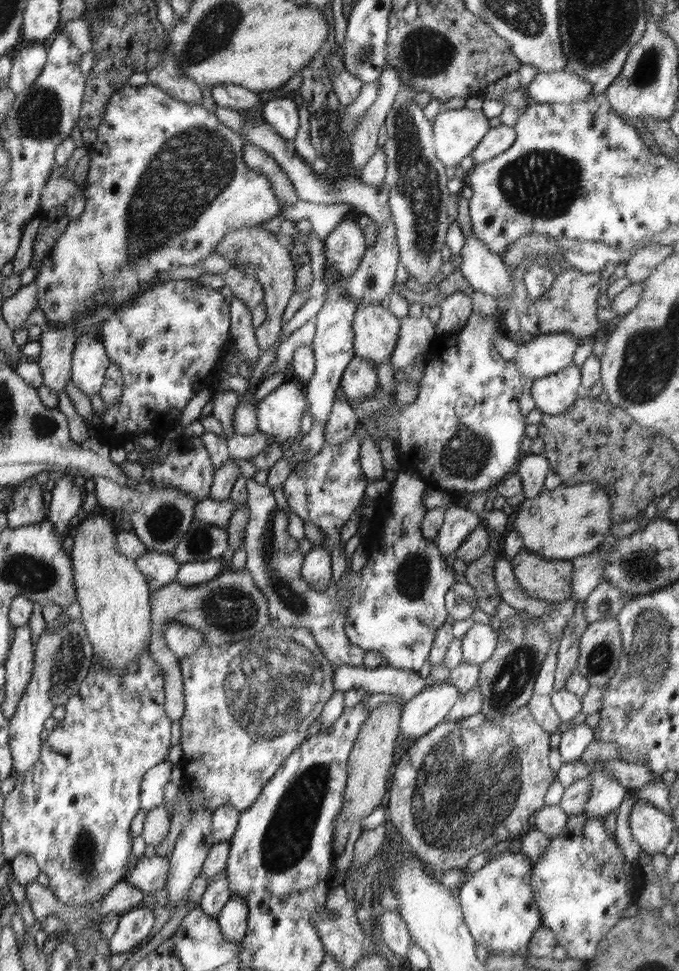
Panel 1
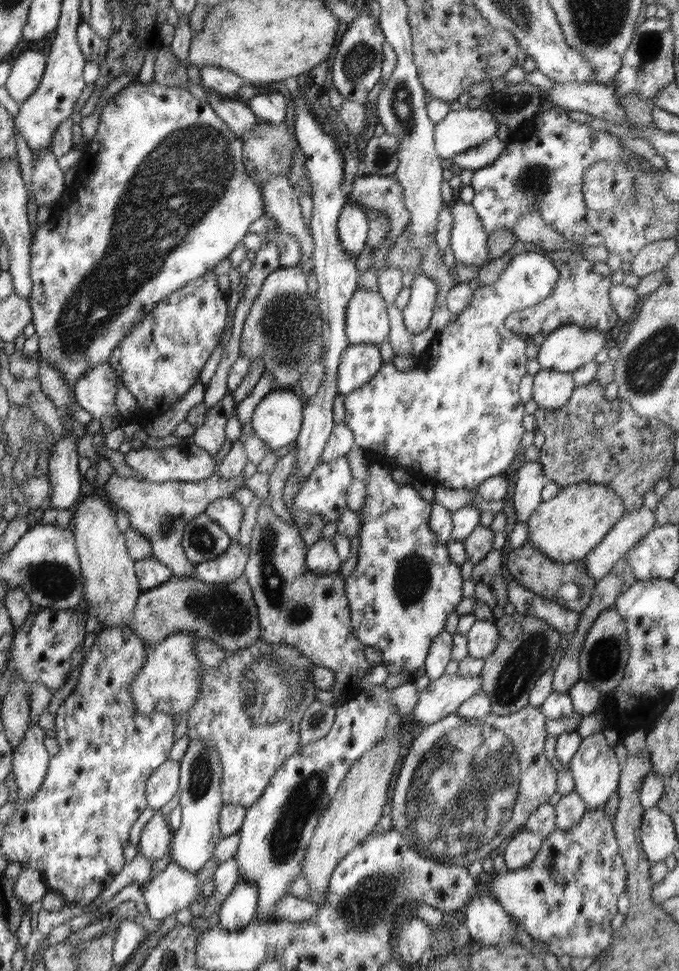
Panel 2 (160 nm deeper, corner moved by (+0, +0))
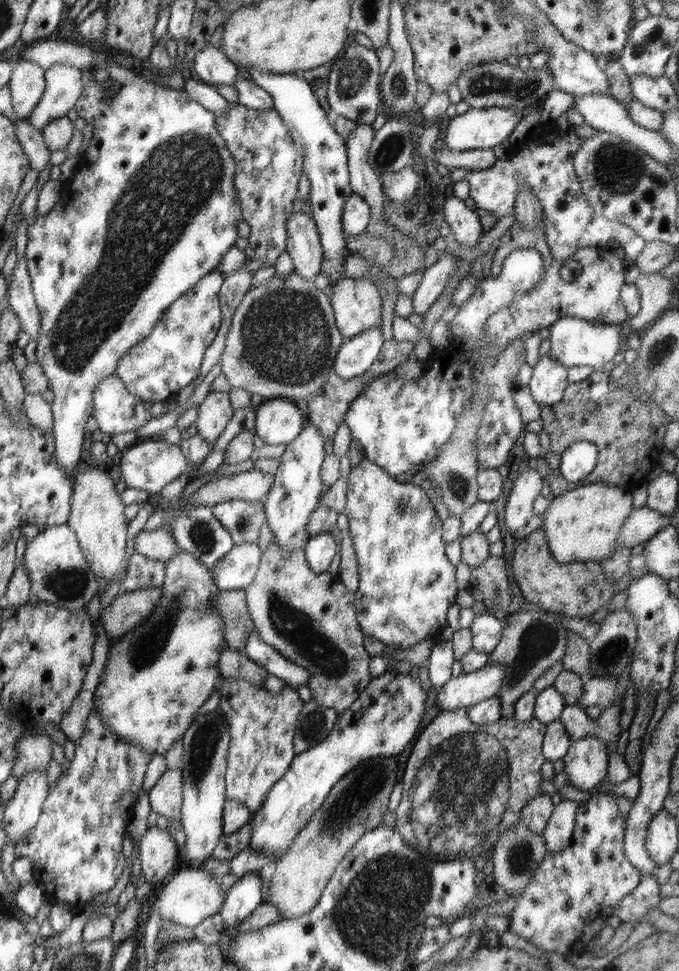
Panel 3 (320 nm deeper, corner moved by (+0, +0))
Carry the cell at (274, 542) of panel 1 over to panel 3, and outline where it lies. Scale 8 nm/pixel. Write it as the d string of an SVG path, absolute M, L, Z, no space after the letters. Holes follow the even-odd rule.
M272 538L268 549L262 553L258 572L246 590L246 603L259 637L286 660L307 670L307 686L315 700L324 708L332 708L342 714L360 696L370 682L369 664L371 654L364 648L364 633L356 616L356 596L349 592L340 576L327 576L314 572L307 563L304 549L295 548L282 552L280 545Z

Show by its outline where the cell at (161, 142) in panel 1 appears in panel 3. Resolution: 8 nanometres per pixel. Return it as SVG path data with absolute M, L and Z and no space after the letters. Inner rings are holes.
M112 59L105 60L101 64L101 68L106 68L110 73L110 78L119 82L120 87L116 94L110 95L109 87L106 88L102 82L97 81L92 70L81 72L83 89L75 108L78 117L94 128L92 140L88 149L80 156L75 173L68 182L68 188L66 188L66 192L64 190L60 192L60 198L52 208L52 212L37 216L34 224L27 228L28 244L25 253L32 292L41 314L41 329L36 340L37 363L42 366L44 374L49 380L49 389L54 393L51 402L54 418L54 458L56 458L56 464L62 466L62 470L67 472L71 478L82 462L84 455L82 444L87 432L86 423L93 416L94 391L98 383L115 374L119 360L153 331L153 328L162 320L175 300L190 290L203 276L216 270L226 252L235 247L235 240L238 238L236 228L239 222L243 220L239 200L235 196L235 188L233 187L235 162L230 151L226 148L225 140L216 130L215 114L193 100L181 87L166 88L162 84L157 85L152 81L147 81L136 73L136 69L129 69L116 63L116 61L112 61Z

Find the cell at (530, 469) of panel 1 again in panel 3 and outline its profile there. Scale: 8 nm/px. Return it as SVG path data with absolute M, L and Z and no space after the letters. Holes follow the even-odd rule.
M531 468L526 469L514 482L504 512L504 526L510 533L517 534L535 516L532 504L541 495L541 490L546 484L537 470Z

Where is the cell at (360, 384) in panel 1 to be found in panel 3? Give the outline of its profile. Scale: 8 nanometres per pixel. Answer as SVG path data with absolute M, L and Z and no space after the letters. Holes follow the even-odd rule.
M380 327L345 338L334 359L333 371L346 380L364 374L379 360L384 341L385 336Z

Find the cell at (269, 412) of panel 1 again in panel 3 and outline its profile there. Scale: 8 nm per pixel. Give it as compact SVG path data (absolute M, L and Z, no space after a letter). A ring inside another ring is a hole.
M289 399L265 400L256 409L255 433L266 445L288 445L304 428L304 406Z

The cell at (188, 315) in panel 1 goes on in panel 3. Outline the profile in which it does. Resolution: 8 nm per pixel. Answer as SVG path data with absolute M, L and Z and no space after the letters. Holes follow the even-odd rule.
M218 270L203 276L170 305L149 335L119 360L115 374L134 396L151 403L173 401L180 390L200 375L204 351L220 330L218 293L223 280L224 276Z

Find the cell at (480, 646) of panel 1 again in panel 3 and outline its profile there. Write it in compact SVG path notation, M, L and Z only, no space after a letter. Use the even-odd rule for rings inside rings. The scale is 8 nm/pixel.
M490 612L476 615L469 628L473 634L473 648L491 653L501 641L503 623L503 620Z

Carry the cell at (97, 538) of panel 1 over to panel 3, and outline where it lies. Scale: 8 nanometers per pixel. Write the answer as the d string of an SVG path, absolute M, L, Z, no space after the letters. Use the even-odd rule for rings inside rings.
M82 460L73 473L72 482L68 527L76 533L80 548L98 579L105 578L108 584L120 576L123 581L128 566L125 559L128 525L124 515L126 505L116 492L114 480L98 464L86 464Z

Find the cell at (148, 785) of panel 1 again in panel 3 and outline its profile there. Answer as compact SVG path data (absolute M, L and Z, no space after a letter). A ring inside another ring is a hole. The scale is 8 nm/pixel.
M167 769L148 792L151 810L175 824L181 820L182 777L182 769Z

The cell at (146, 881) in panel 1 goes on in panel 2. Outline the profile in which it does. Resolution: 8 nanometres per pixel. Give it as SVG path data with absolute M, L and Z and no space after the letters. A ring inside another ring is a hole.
M172 861L156 877L150 877L144 889L148 916L163 920L176 915L182 908L190 908L194 900L202 900L198 872L190 872Z

